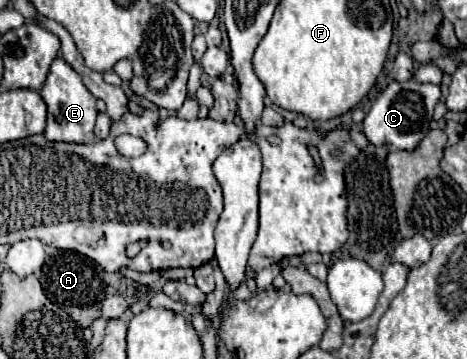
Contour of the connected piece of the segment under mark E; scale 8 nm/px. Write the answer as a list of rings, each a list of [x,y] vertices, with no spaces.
[[[55,59],[51,63],[45,85],[39,93],[47,103],[45,137],[49,141],[69,141],[69,143],[91,143],[91,141],[95,141],[95,133],[93,133],[95,117],[97,117],[95,97],[89,93],[89,89],[83,85],[81,75],[75,73],[69,63],[65,63],[63,59]]]

